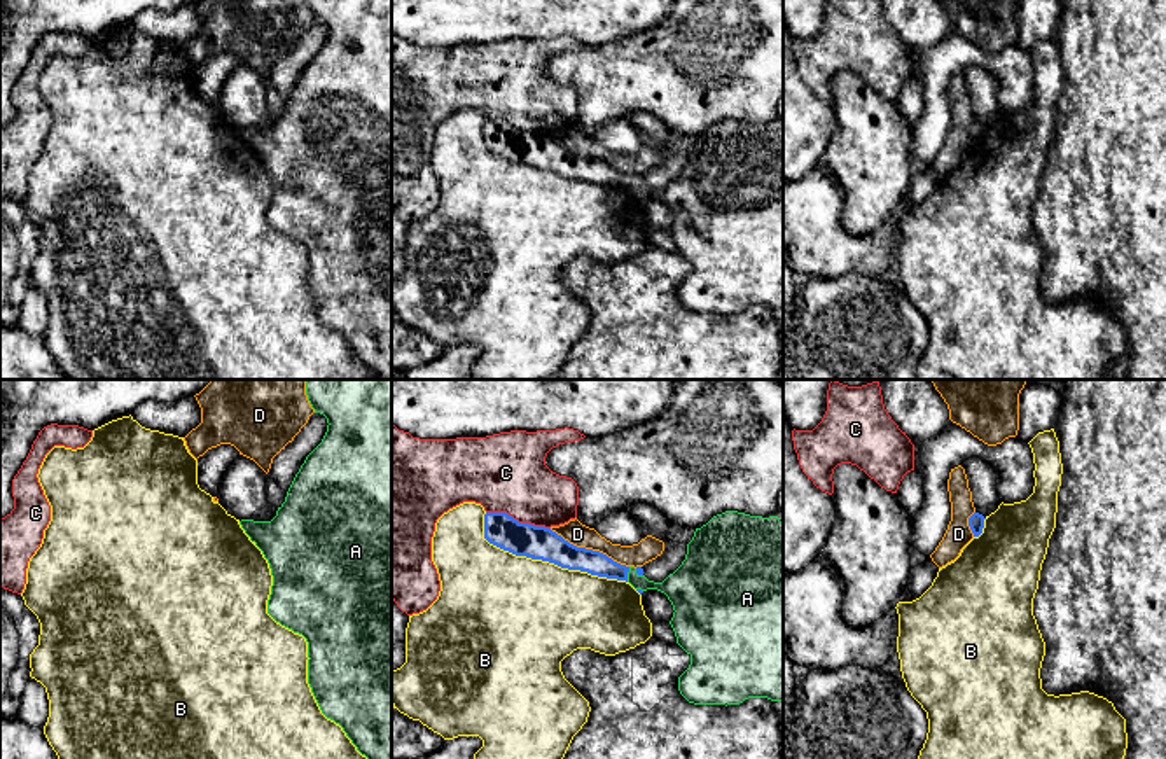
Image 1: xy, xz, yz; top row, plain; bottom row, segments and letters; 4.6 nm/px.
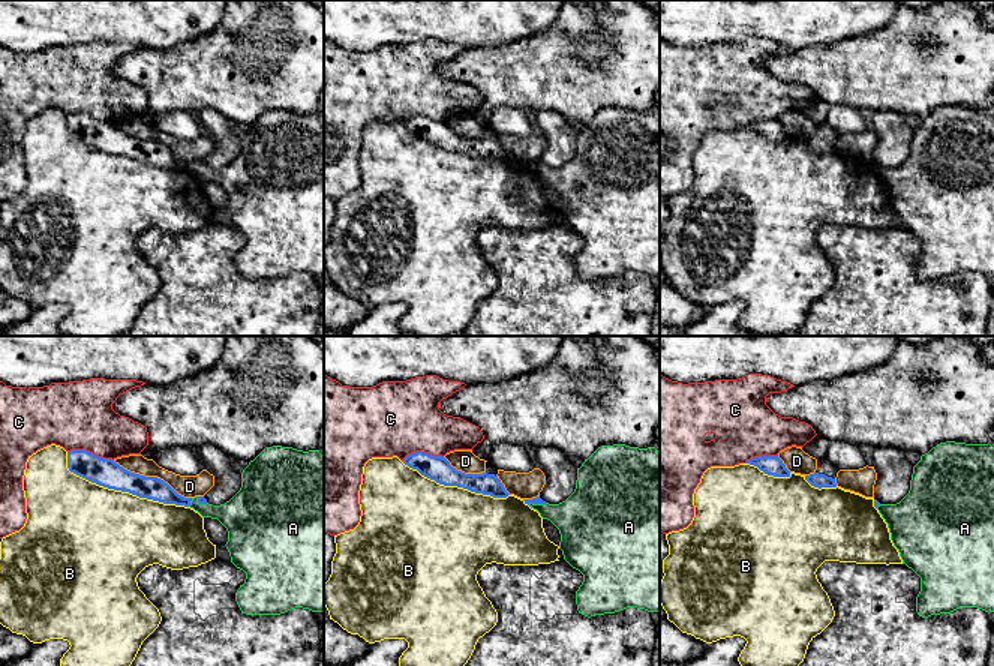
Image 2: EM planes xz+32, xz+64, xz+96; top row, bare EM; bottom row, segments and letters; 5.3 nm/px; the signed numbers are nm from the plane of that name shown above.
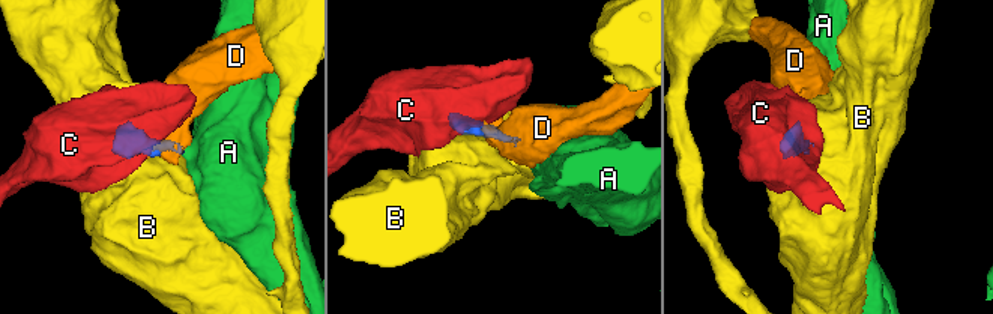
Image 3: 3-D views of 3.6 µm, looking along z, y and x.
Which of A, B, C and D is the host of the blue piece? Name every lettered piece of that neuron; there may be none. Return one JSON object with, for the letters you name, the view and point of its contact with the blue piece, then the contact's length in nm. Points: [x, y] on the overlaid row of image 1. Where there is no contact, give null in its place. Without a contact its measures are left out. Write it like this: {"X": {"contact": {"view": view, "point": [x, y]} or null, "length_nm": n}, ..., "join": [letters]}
{"A": {"contact": {"view": "xz", "point": [626, 574]}, "length_nm": 70}, "join": ["A"]}

